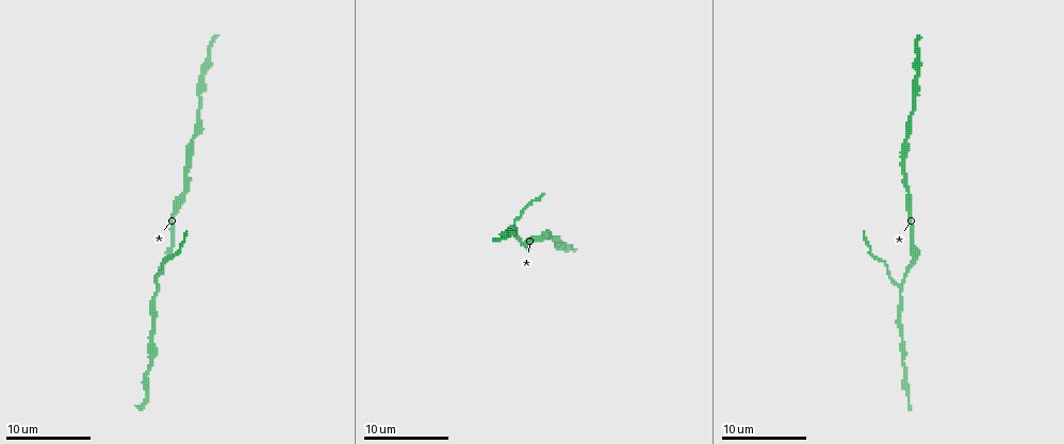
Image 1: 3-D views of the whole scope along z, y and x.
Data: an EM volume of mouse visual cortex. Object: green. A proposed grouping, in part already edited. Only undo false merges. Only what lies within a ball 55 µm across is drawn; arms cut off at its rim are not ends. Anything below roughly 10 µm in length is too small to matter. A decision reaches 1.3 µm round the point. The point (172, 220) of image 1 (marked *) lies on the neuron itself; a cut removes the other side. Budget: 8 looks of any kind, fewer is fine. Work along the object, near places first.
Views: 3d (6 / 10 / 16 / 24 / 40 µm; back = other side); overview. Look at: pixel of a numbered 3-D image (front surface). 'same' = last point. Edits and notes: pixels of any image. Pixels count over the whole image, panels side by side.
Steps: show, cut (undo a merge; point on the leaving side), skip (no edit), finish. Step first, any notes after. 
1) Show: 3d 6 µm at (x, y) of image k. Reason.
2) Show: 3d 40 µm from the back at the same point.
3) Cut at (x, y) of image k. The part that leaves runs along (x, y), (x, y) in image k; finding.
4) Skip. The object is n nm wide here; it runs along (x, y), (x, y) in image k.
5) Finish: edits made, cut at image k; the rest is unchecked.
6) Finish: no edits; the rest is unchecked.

Show: 3d 10 µm at (913, 101) of image 1.

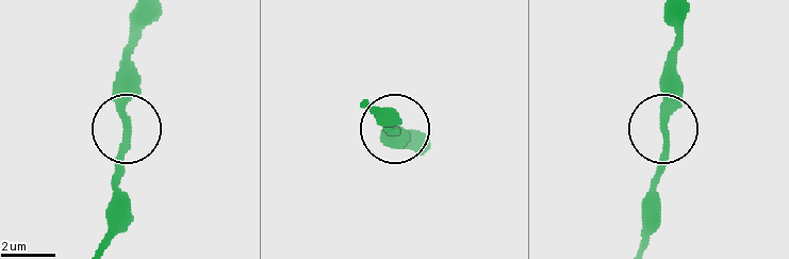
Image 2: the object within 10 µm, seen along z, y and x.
Skip. It runs along (644, 239), (663, 149), (663, 63) in image 2; continuous, no second neuron.

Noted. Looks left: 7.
Show: 3d 10 µm at (520, 243) of image 1. Thick turns thin.

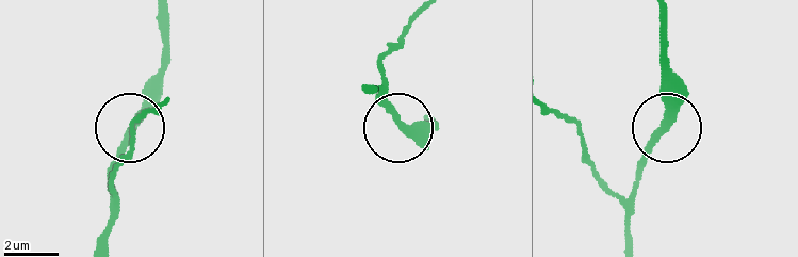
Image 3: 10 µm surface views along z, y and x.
Skip. Continuous, no second neuron.

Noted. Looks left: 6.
Show: 3d 10 µm at (153, 360) of image 1. Sudden change in width.

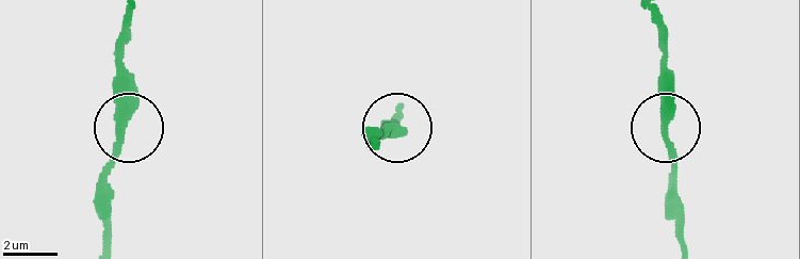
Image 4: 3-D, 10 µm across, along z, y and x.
Show: 3d 10 µm from the back at (668, 121) of image 4.

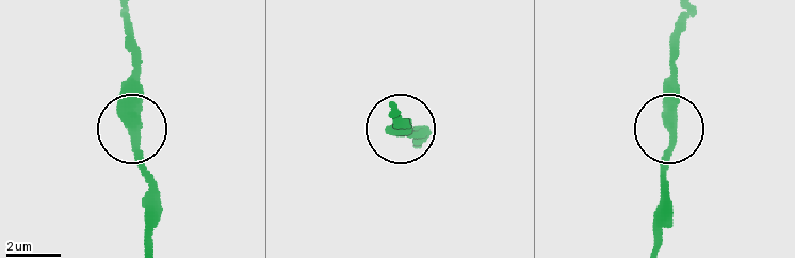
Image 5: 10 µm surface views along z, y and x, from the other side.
Skip. It runs along (123, 15), (130, 125), (150, 194), (150, 219) in image 5; one neuron here.

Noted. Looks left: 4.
Show: 3d 10 µm at (907, 139) of image 1. Thin neck.

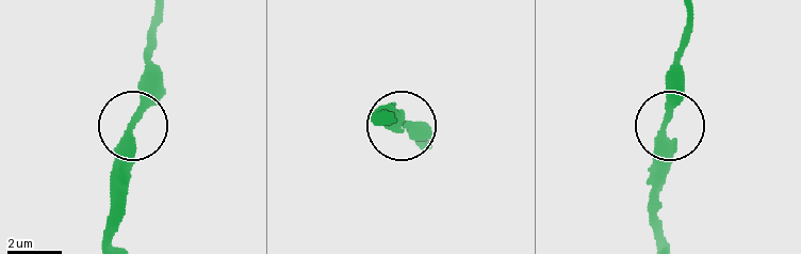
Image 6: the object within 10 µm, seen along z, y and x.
Show: 3d 6 µm at (131, 126) of image 6.

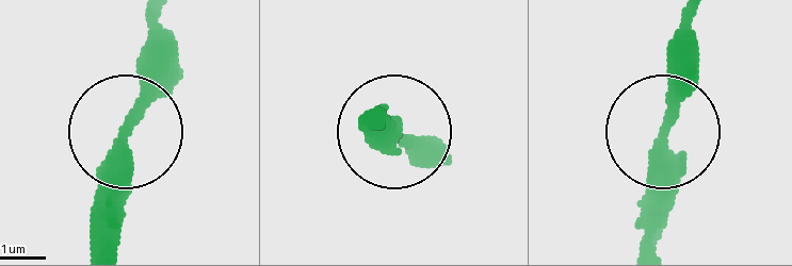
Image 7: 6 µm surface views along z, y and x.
Skip. The object is 330 nm wide here; it runs along (657, 246), (657, 143), (680, 17) in image 7; continuous, no second neuron.

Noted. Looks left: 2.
Finish: no edits; the rest is unchecked.

